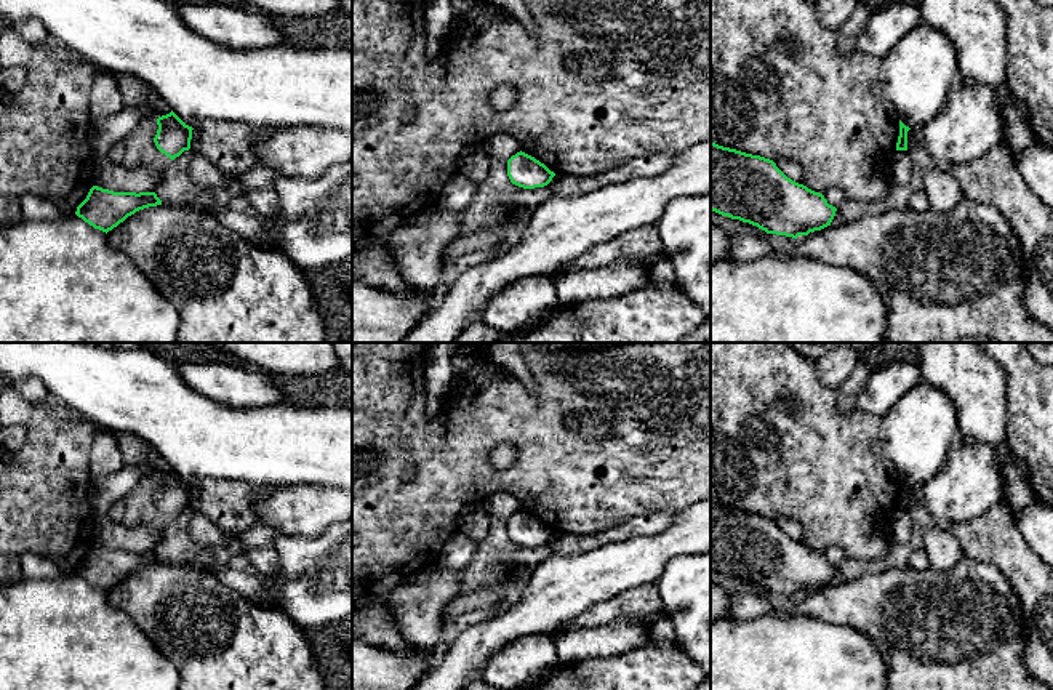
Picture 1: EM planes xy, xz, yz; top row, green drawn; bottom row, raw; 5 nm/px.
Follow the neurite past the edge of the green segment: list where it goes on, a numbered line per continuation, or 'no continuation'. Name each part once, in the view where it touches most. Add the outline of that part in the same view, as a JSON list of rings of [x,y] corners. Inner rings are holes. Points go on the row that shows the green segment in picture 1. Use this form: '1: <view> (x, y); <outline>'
no continuation

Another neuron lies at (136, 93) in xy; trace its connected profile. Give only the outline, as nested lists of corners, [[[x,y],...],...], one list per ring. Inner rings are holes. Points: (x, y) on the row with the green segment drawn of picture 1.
[[[115,74],[125,107],[139,107],[144,120],[157,120],[171,112],[165,101],[162,101],[150,86],[136,80],[133,75]]]

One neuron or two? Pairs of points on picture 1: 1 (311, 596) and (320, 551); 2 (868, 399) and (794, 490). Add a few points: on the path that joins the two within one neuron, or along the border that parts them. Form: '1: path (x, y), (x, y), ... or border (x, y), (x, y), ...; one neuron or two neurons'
1: path (317, 585), (320, 581), (320, 562); one neuron
2: border (871, 373), (864, 386), (842, 404), (842, 410); two neurons

